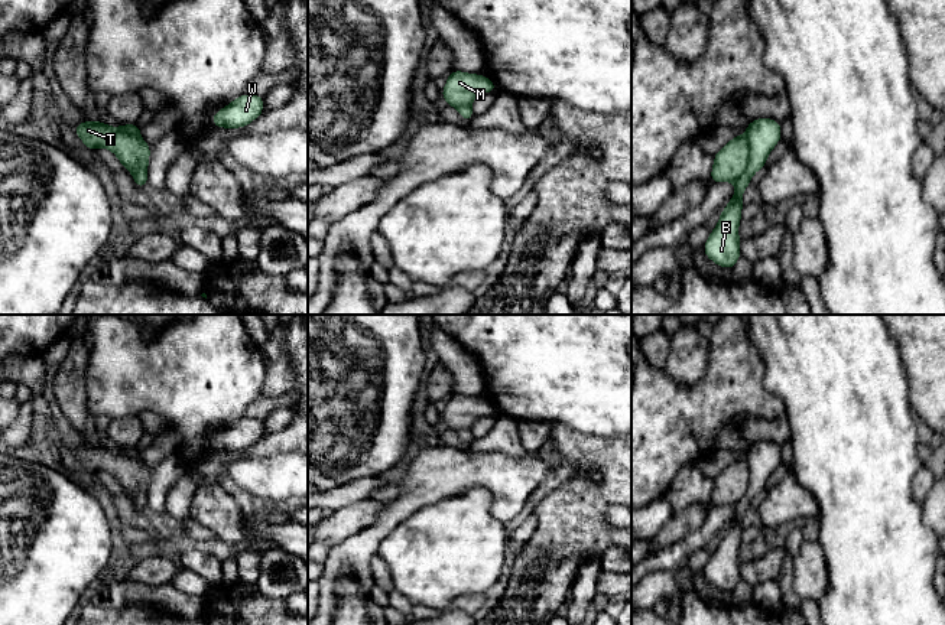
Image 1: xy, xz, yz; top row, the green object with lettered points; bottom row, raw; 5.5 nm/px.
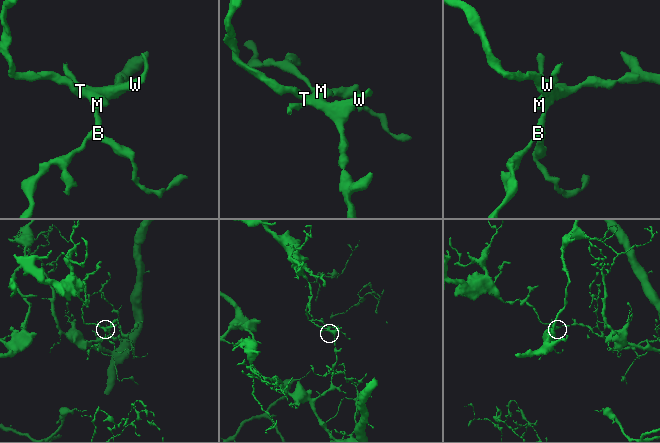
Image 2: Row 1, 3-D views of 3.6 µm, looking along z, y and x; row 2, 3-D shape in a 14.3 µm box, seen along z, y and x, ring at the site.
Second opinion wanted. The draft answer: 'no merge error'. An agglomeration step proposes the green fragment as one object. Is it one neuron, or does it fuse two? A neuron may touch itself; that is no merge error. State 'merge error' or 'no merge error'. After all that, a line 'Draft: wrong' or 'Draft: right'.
merge error
Draft: wrong

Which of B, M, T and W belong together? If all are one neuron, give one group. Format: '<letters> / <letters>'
B W / M T

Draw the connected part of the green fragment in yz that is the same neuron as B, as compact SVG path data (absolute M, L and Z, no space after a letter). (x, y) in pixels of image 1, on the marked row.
M757 118L746 127L750 146L750 159L744 173L735 180L735 191L720 215L717 227L708 237L704 253L715 264L731 268L741 257L738 225L741 219L741 196L751 182L751 176L766 166L766 159L782 139L780 123L772 118Z

